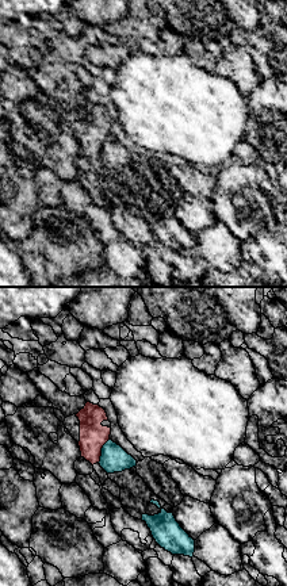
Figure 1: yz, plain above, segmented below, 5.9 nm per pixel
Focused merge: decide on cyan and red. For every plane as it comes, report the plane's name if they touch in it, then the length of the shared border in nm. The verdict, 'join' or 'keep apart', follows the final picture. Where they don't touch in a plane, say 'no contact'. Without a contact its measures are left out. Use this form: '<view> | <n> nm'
yz | 160 nm

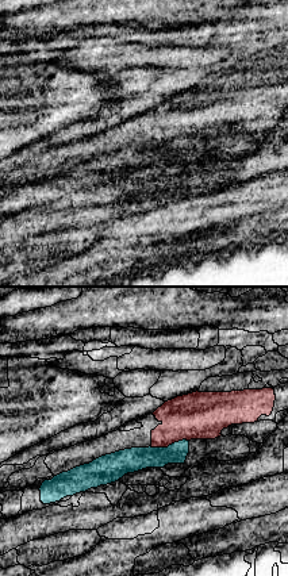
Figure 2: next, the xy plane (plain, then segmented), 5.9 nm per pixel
xy | 240 nm

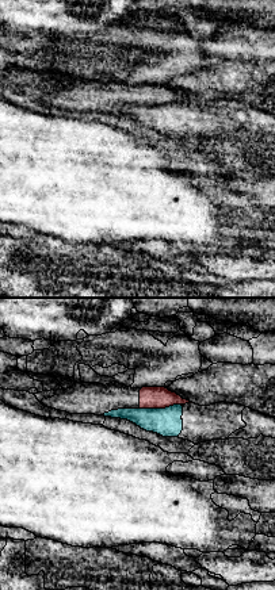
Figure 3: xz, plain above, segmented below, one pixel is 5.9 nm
xz | 260 nm

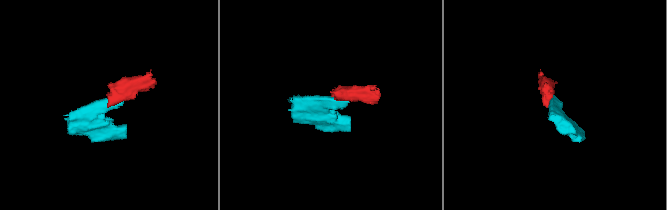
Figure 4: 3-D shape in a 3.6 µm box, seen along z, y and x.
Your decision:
keep apart

